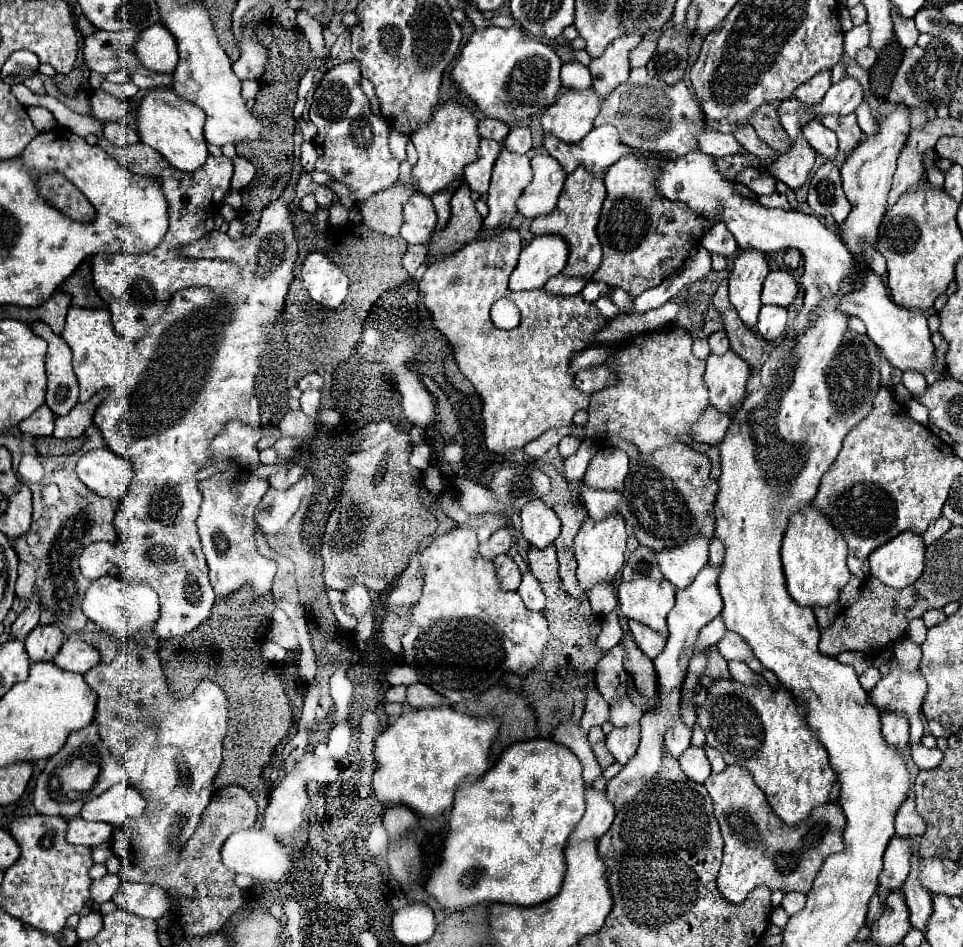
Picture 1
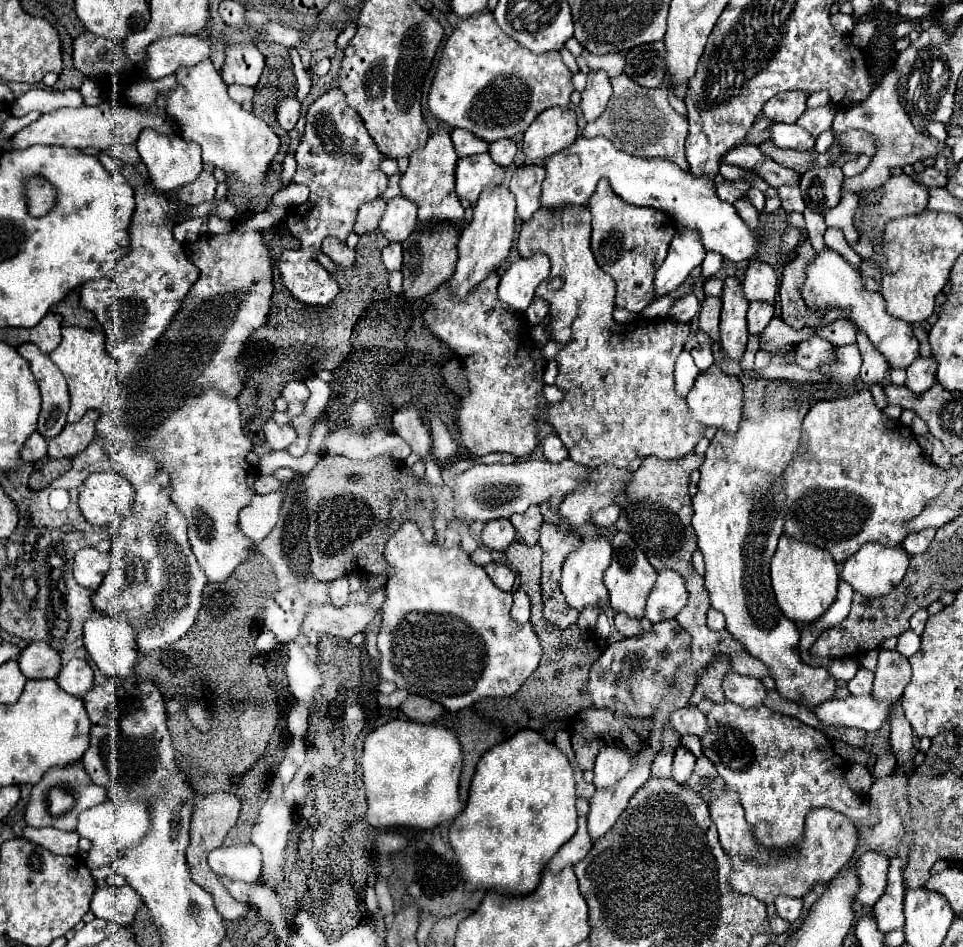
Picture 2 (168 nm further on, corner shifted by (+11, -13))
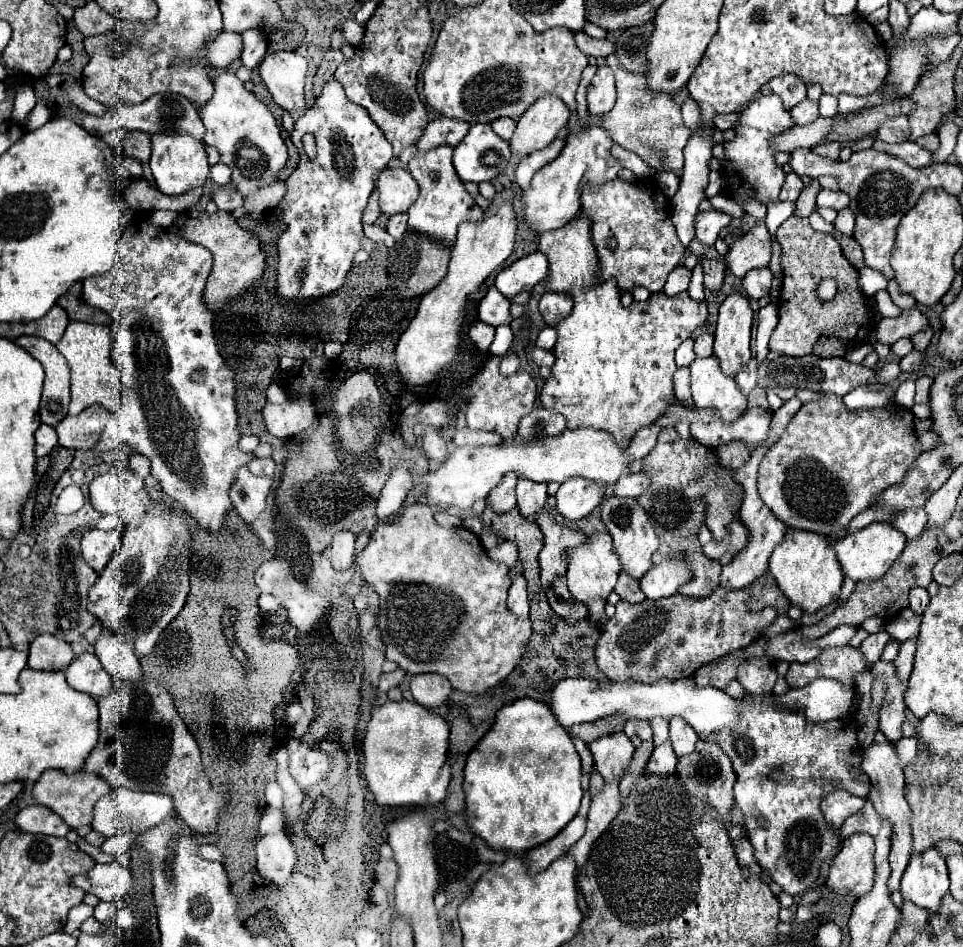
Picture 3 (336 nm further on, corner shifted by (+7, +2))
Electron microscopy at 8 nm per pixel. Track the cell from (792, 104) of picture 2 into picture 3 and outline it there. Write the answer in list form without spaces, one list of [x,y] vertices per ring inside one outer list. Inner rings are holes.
[[[782,75],[782,77],[770,79],[766,85],[762,85],[762,93],[764,95],[776,93],[782,99],[784,109],[792,109],[802,99],[806,99],[806,85],[802,81],[798,81],[798,77],[794,77],[794,75]]]

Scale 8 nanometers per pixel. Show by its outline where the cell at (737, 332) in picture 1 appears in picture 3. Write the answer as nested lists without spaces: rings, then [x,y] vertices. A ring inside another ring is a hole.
[[[698,257],[698,263],[702,265],[702,271],[704,271],[704,285],[710,289],[710,291],[718,291],[722,287],[722,281],[724,281],[724,271],[726,271],[726,265],[718,259],[708,259],[708,257]]]

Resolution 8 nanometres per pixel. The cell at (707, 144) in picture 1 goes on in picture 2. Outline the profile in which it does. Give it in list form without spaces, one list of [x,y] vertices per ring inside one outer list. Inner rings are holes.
[[[752,144],[738,146],[730,152],[726,152],[726,156],[722,158],[722,162],[732,164],[732,166],[740,166],[740,168],[746,168],[746,170],[752,170],[762,160],[766,160],[766,156],[758,150],[758,146],[752,146]]]

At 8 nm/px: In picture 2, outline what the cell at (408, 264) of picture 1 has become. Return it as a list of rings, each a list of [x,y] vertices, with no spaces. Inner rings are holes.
[[[390,244],[382,250],[382,262],[386,266],[386,270],[394,272],[402,268],[402,246],[400,244]]]

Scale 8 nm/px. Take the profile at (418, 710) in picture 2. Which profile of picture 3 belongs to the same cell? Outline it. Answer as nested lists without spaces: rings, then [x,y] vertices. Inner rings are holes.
[[[420,673],[410,681],[410,693],[426,709],[440,707],[452,693],[450,681],[440,673]]]

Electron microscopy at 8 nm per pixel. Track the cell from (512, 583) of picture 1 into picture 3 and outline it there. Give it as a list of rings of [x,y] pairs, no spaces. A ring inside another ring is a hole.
[[[500,541],[496,547],[486,549],[486,553],[494,563],[500,563],[506,567],[514,567],[518,561],[518,549],[512,541]]]

